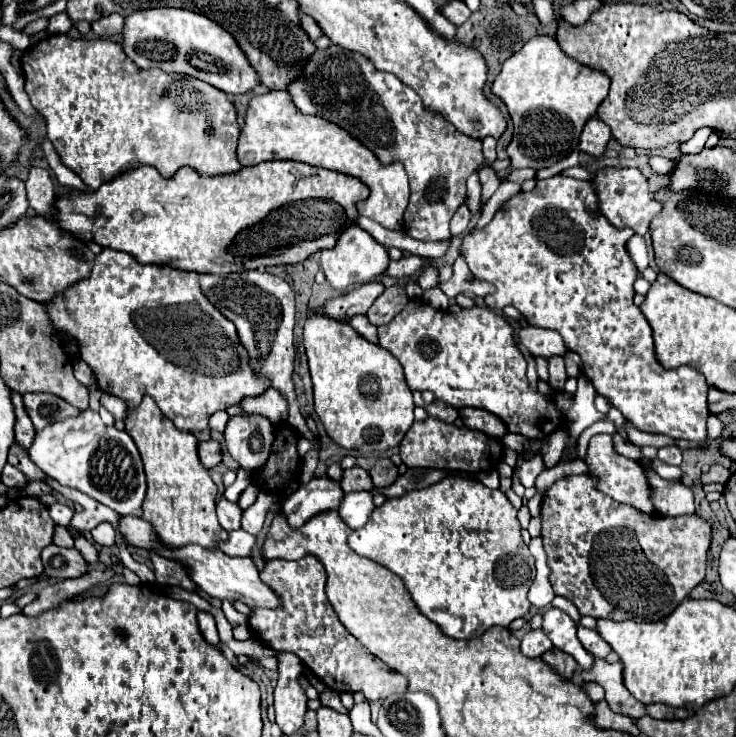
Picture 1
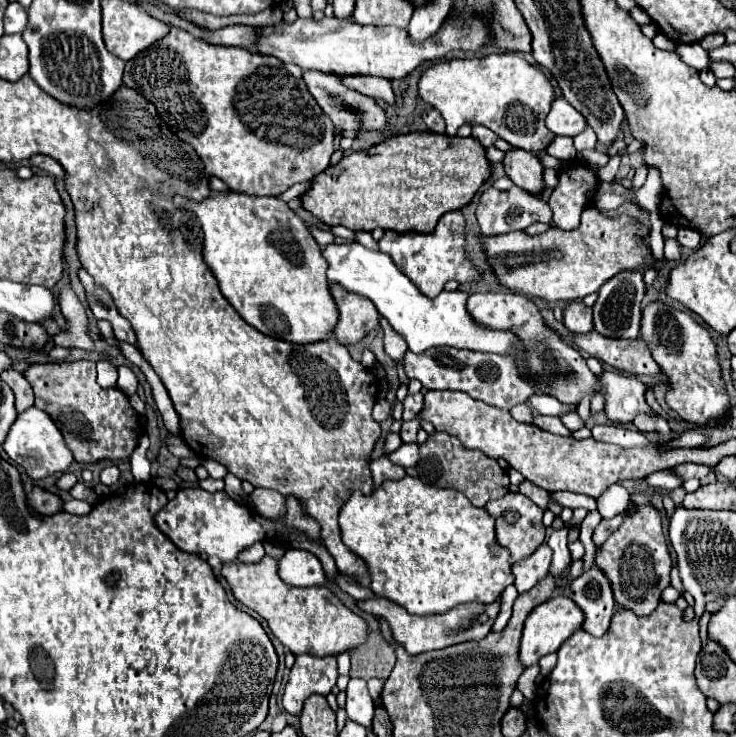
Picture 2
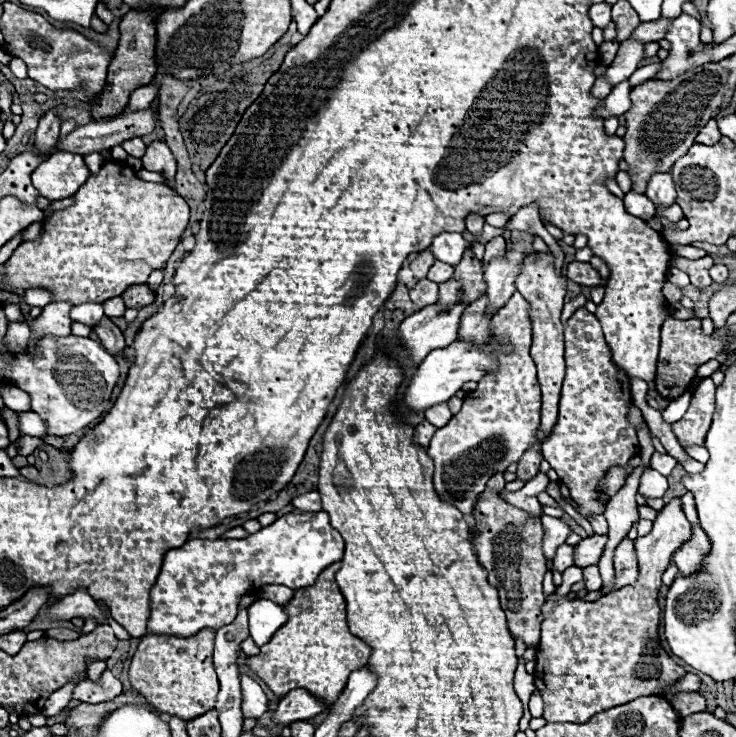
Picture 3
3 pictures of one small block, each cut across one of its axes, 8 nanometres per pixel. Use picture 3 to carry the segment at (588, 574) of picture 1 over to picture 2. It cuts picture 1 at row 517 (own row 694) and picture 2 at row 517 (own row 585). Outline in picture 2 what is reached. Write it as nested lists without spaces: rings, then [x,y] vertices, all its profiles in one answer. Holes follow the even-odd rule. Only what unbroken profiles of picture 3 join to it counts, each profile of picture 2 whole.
[[[638,506],[636,516],[628,518],[602,544],[594,564],[604,568],[606,576],[610,578],[618,606],[632,608],[636,614],[650,614],[658,604],[662,590],[670,584],[672,558],[662,532],[662,512],[654,506]]]

